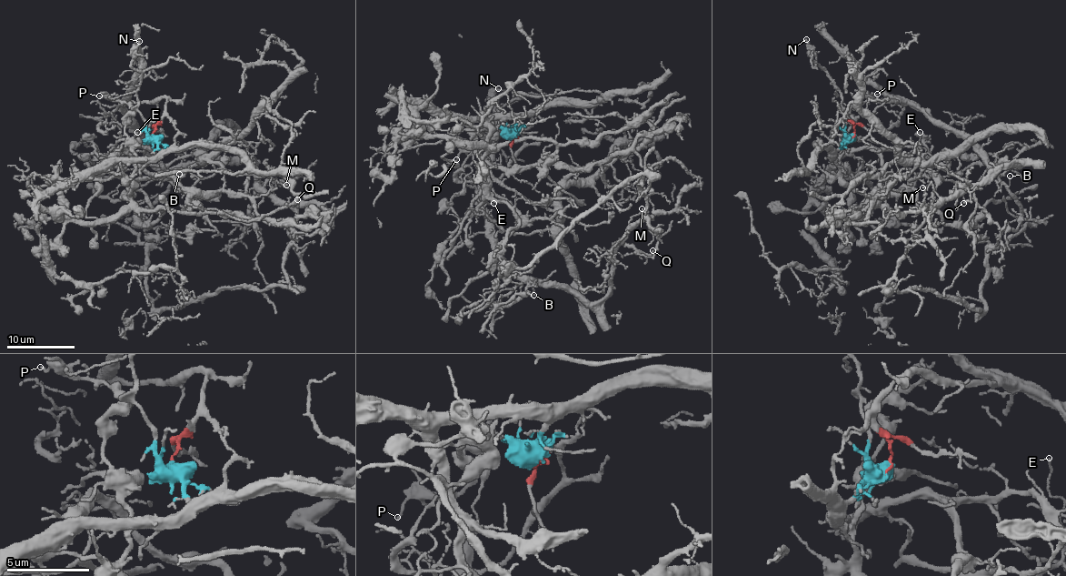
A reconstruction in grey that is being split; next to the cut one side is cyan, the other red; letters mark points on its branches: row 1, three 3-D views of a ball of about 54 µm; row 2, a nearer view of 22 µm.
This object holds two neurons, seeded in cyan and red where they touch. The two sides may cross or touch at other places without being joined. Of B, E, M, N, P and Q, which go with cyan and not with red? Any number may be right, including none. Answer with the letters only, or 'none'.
E, N, P

